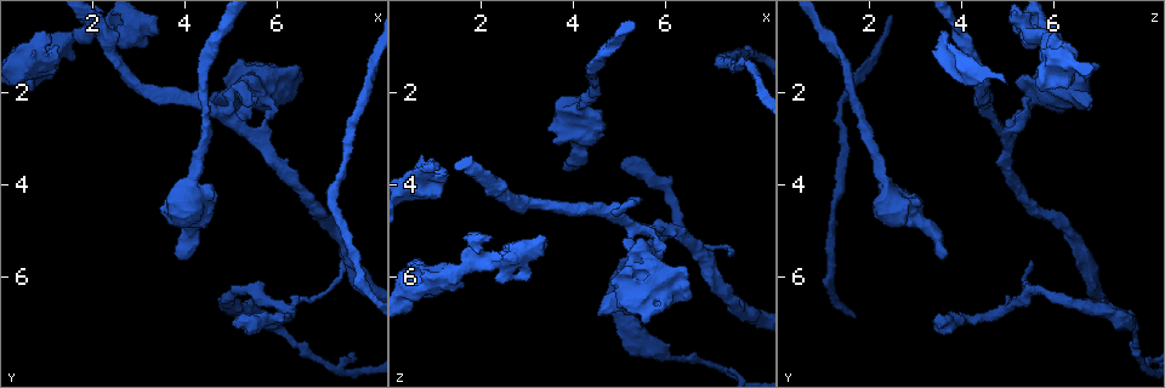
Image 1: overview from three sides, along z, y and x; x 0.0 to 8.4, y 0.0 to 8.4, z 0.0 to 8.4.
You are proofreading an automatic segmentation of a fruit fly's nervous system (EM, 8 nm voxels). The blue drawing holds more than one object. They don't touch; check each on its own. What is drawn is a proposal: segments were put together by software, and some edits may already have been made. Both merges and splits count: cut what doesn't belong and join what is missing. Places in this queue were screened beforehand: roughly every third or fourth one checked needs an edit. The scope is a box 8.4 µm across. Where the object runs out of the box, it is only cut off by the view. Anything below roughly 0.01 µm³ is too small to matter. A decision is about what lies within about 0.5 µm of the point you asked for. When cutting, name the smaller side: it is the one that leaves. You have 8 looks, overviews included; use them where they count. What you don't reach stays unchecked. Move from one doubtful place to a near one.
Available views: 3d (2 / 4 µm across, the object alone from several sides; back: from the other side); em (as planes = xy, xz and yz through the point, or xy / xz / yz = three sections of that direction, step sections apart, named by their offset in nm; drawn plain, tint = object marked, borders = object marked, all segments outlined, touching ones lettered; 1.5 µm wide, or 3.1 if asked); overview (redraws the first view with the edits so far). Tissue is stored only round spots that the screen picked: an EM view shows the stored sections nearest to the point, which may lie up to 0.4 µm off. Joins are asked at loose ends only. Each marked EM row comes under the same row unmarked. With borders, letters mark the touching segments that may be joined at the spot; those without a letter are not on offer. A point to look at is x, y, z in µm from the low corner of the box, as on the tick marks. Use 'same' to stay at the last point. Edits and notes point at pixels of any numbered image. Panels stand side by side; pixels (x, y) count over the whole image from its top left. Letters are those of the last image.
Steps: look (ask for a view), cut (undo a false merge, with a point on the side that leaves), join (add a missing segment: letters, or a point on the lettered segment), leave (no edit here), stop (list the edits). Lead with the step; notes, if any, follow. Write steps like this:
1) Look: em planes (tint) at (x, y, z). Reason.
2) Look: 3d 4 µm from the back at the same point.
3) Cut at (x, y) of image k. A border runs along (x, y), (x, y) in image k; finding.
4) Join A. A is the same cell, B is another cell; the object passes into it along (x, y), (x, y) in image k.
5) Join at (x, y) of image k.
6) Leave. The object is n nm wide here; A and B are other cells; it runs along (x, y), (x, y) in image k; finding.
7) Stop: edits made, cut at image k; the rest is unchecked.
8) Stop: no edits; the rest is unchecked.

Look: 3d 4 µm at (1.15, 1.00, 3.55).

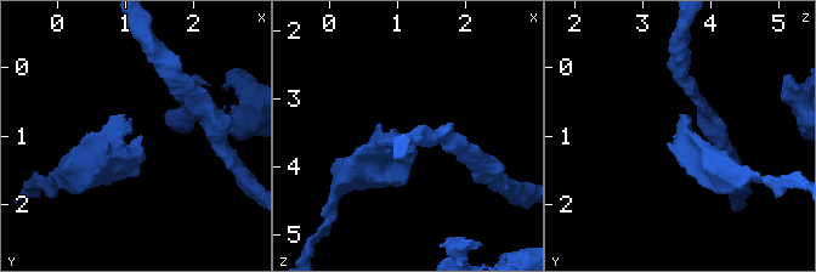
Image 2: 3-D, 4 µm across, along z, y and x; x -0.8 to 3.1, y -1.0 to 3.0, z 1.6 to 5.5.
Look: em planes (borders) at (1.10, 0.95, 3.55). Shape alone is not enough.

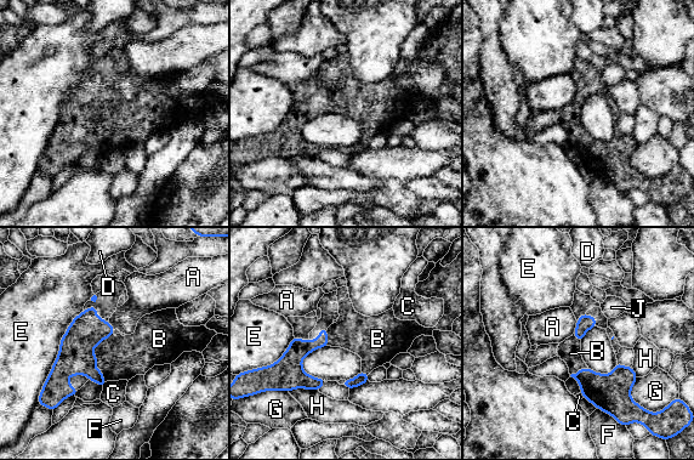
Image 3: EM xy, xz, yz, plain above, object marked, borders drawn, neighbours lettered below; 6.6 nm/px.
Join B. B is the same cell, A, C, D, E, F, G, H and J are other cells; the object passes into it along (86, 331), (95, 357), (120, 357) in image 3; it goes on there.

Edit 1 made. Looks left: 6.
Look: em planes (borders) at (3.85, 5.60, 3.65). Branch stops here.

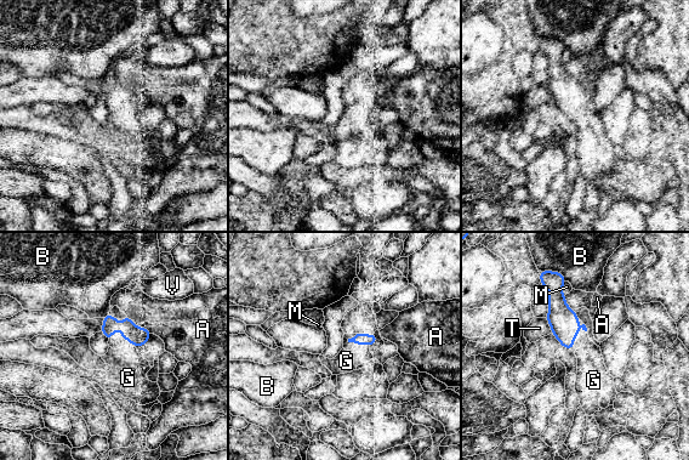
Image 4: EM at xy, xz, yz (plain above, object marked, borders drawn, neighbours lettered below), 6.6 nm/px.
Join G. The longest contact is with B, 150 nm; G is the same cell, A, B, M, T and V are other cells; it goes on there.

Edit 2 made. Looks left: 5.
Look: overview.

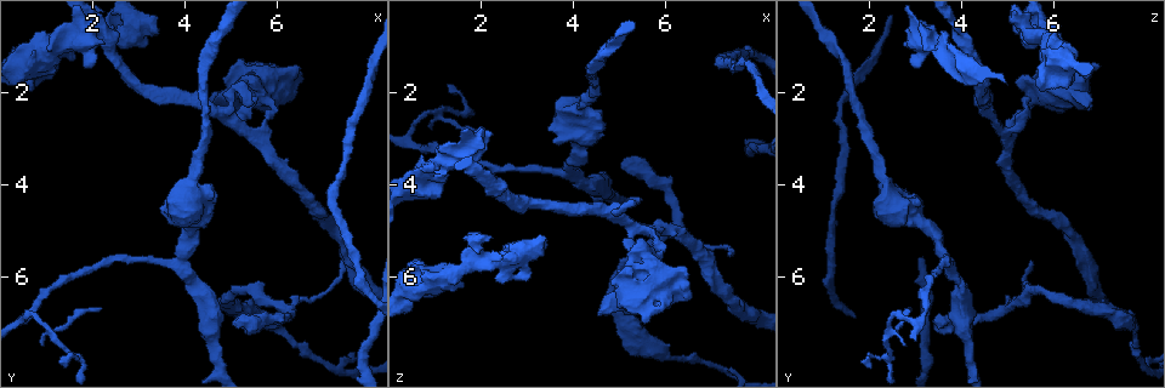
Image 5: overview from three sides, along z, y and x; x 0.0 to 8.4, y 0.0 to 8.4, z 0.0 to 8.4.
Look: 3d 4 µm at (5.10, 6.35, 5.75). Thin neck.

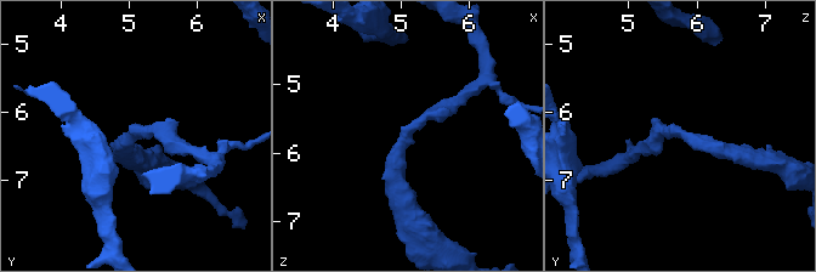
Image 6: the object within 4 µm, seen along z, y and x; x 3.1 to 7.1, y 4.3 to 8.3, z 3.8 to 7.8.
Look: em planes (borders) at (5.05, 6.30, 5.75). The arms are 240, 280 nm wide; now the EM.

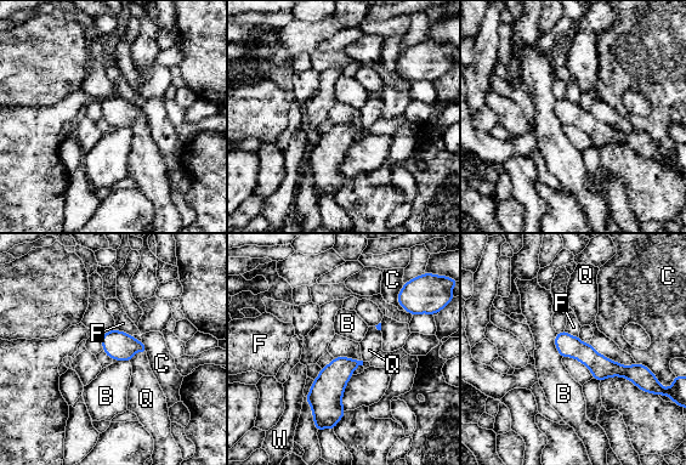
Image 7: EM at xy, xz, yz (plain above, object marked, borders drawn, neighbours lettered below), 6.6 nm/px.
Leave. The object is 140 nm wide here; B, C, F, Q and W are other cells; a border runs along (146, 352), (136, 352), (129, 361) in image 7; all the same neuron.

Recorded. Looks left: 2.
Stop: edits made, join at image 3, join at image 4; the rest is unchecked.

